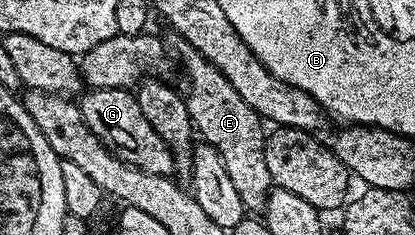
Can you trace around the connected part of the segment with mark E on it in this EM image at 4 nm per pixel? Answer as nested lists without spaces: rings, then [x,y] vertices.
[[[169,31],[166,48],[176,55],[178,63],[184,67],[184,76],[188,79],[186,99],[192,119],[192,127],[198,133],[199,139],[209,144],[222,158],[222,166],[226,166],[226,174],[230,174],[230,182],[234,190],[242,198],[245,209],[252,214],[263,213],[268,194],[274,185],[266,166],[265,121],[244,101],[242,94],[230,86],[226,74],[218,70],[205,56],[198,54],[186,38],[182,38],[174,31]]]

